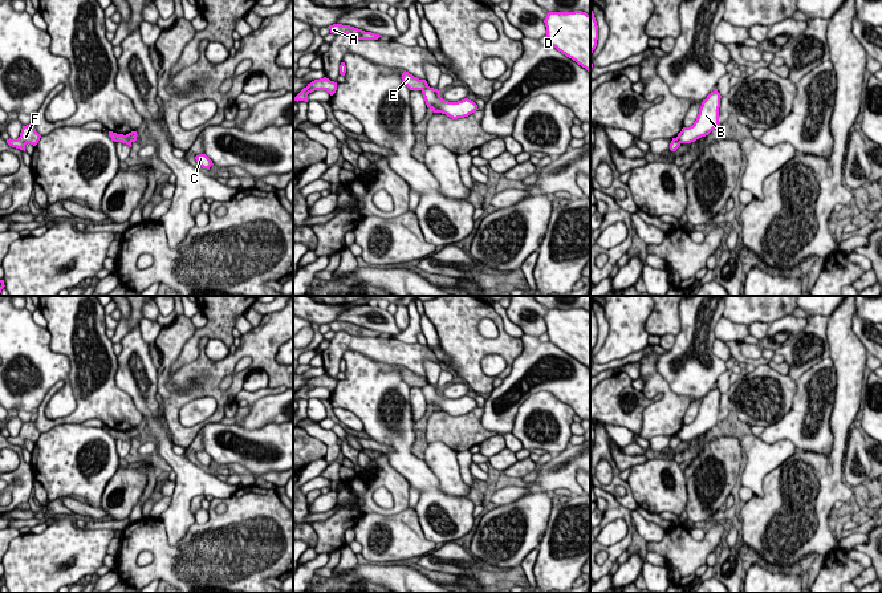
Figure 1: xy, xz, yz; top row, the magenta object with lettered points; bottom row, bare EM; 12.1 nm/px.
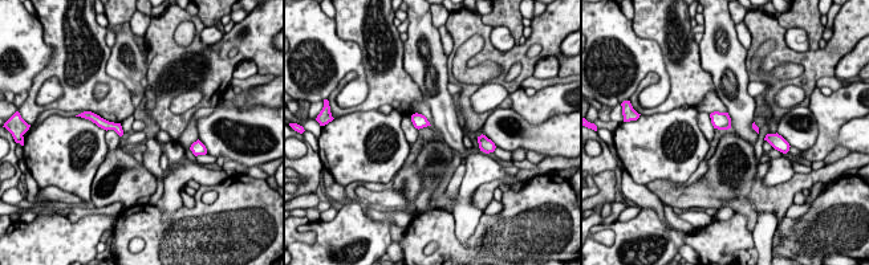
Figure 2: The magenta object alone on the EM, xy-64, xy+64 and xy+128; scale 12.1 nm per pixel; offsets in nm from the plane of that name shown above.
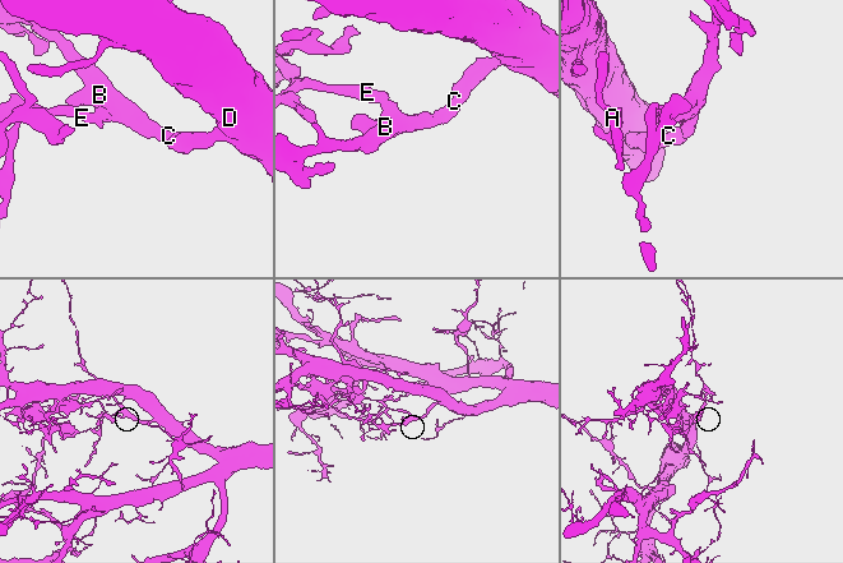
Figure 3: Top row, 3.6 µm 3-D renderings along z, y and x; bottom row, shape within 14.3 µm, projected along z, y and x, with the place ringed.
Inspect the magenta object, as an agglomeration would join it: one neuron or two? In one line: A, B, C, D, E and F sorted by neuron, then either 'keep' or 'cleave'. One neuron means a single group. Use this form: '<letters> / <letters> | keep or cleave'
A E F / B C D | cleave

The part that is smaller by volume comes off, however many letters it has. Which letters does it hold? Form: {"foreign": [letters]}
{"foreign": ["A", "E", "F"]}

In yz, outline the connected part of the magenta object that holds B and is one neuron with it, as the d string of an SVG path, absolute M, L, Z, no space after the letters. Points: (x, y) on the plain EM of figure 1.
M718 386L703 397L696 418L690 425L683 425L678 431L680 440L691 440L708 432L719 422L720 390Z

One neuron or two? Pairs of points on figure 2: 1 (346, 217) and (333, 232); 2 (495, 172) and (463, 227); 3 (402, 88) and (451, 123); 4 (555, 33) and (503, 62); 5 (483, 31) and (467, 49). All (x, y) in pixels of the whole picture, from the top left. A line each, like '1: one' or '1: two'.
1: one
2: one
3: two
4: one
5: two

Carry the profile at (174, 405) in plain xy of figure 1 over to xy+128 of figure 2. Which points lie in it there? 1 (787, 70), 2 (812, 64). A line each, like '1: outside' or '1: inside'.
1: outside
2: inside

